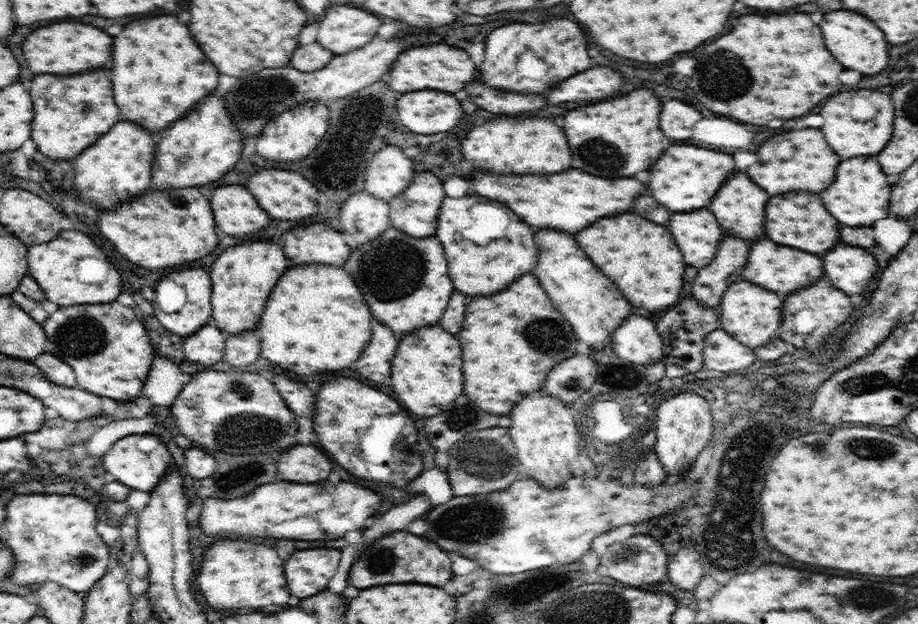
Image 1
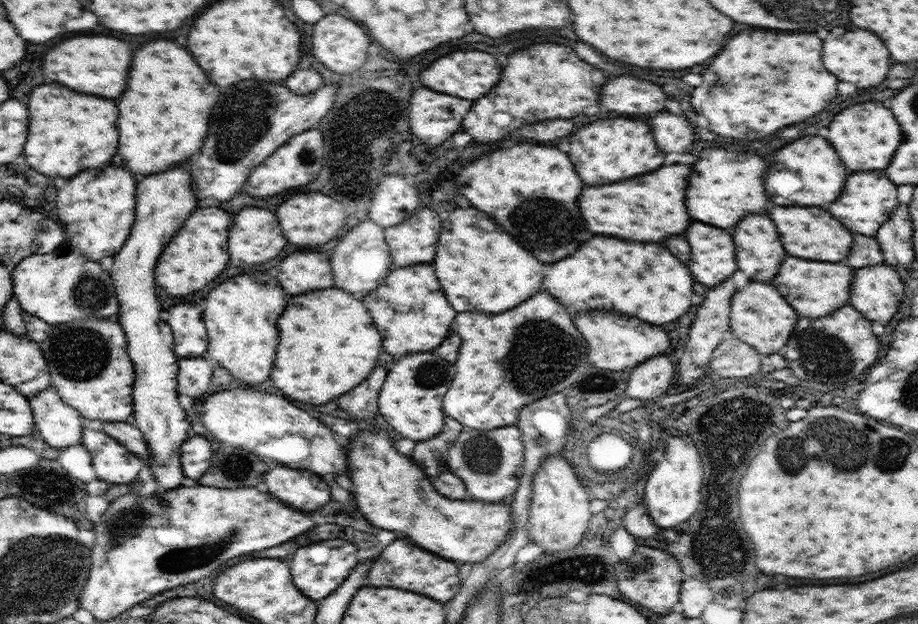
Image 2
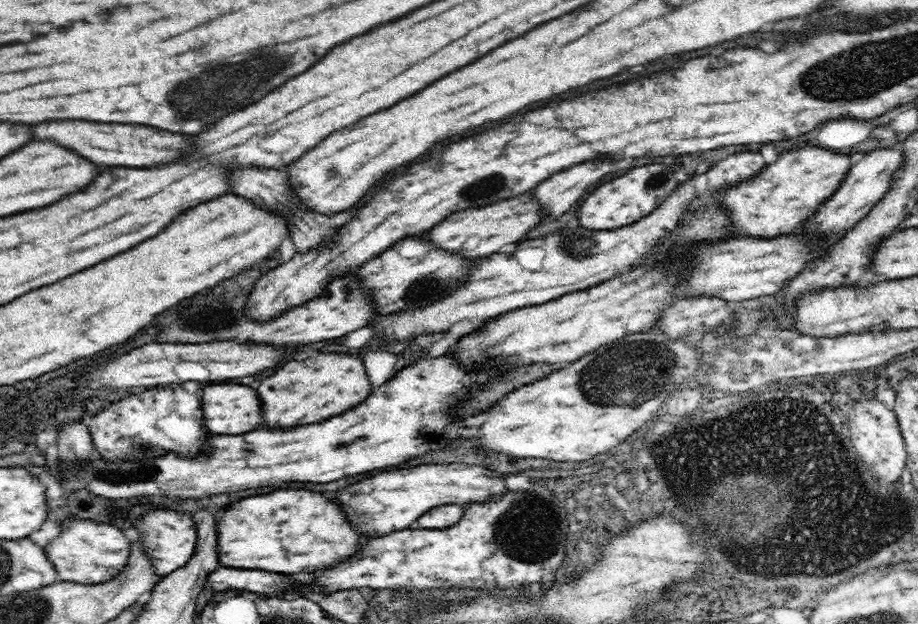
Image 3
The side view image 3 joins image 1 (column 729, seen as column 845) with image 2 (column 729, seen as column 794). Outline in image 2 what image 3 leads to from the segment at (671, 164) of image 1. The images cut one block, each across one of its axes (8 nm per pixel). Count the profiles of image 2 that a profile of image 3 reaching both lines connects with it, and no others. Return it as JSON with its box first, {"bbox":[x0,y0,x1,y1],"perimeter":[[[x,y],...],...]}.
{"bbox":[686,148,768,228],"perimeter":[[[724,148],[702,150],[698,162],[692,166],[686,190],[686,208],[694,220],[714,224],[718,228],[734,228],[746,214],[764,212],[768,200],[764,192],[764,178],[768,164],[750,152],[728,152]]]}

